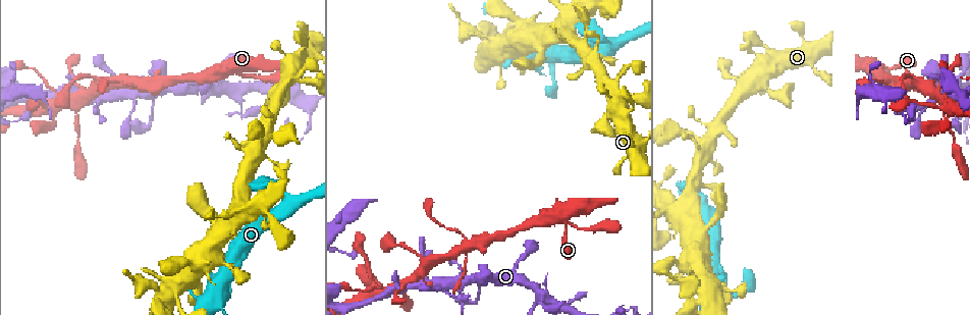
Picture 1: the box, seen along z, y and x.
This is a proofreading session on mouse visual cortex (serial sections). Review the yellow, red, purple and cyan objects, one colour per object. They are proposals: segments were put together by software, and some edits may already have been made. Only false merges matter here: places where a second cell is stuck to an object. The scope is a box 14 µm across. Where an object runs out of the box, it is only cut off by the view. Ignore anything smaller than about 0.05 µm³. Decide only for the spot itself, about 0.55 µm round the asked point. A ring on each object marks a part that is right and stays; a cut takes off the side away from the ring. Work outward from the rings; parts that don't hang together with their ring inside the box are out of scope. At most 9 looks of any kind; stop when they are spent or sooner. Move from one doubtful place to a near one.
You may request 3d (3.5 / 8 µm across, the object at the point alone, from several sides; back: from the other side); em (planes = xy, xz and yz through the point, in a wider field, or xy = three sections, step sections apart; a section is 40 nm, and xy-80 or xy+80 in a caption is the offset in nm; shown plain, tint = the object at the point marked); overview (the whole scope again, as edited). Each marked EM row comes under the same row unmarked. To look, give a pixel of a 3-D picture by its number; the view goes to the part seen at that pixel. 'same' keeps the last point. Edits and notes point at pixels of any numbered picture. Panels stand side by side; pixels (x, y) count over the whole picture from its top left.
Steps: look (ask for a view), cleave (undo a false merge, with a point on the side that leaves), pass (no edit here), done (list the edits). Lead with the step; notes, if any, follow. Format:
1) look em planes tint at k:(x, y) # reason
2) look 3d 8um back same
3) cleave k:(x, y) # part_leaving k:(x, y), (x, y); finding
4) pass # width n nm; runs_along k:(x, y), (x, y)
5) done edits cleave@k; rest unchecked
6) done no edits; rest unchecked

look 3d 3.5um at 1:(544, 300)

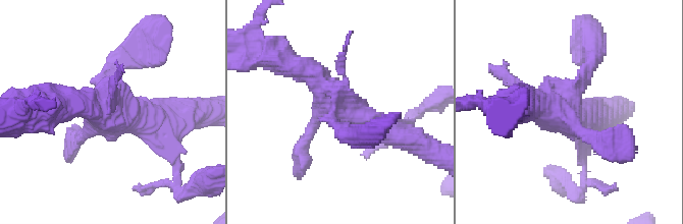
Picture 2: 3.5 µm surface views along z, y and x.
look em xy step 5 tint at 2:(568, 97) # shape alone is not enough

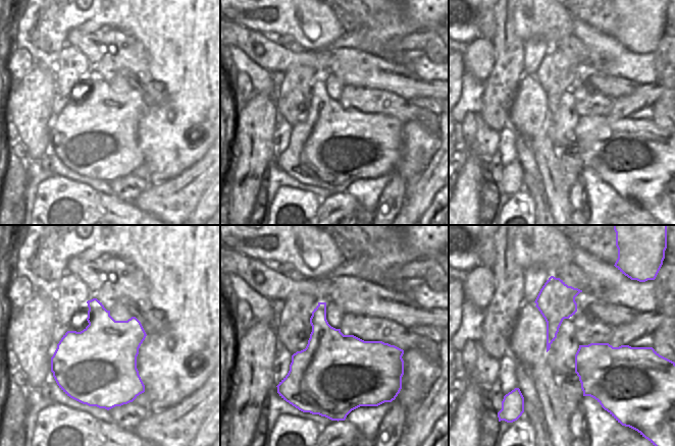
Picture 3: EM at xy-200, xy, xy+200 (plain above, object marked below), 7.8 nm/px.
pass # all the same cell

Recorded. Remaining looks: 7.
look 3d 8um at 1:(131, 94) # thin neck

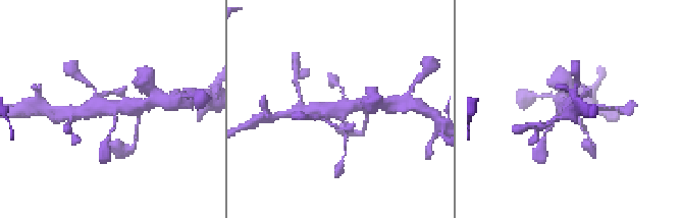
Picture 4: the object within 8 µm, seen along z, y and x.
look em xy step 1 tint at 4:(113, 108) # now the EM

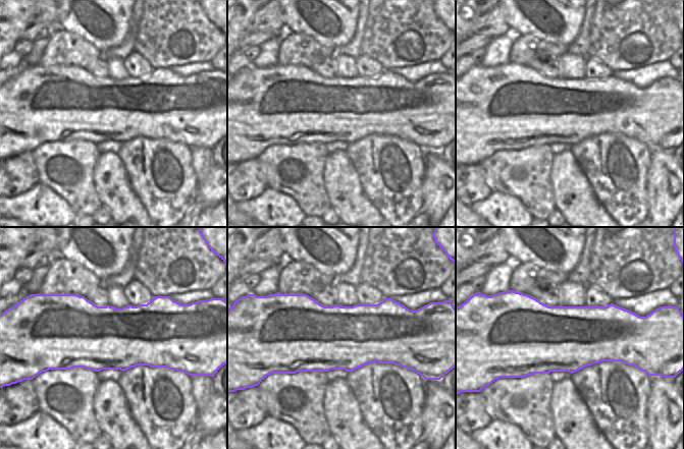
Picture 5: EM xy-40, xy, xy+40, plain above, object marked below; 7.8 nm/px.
pass # continuous, no second cell

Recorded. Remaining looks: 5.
look 3d 3.5um at 1:(465, 239) # four arms meet

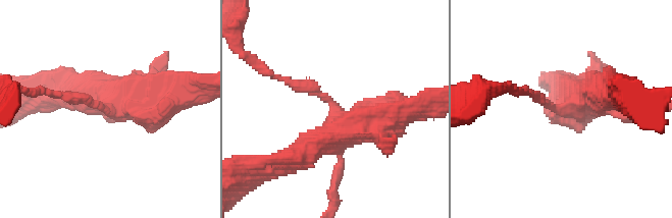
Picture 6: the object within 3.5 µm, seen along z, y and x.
look em xy step 1 tint at 6:(109, 109) # shape alone is not enough

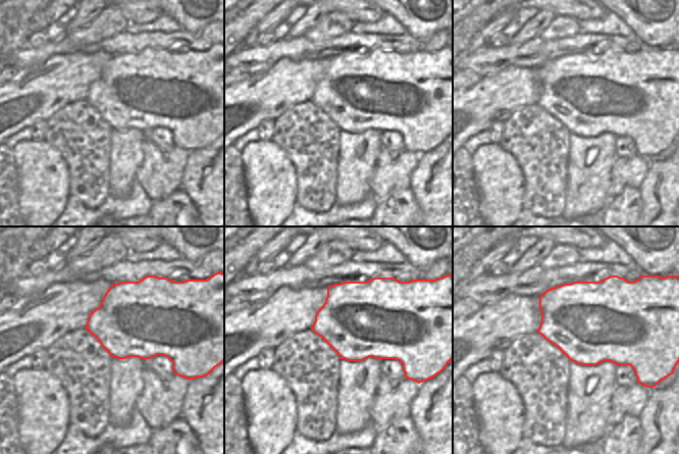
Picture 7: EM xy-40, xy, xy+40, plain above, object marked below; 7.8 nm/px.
pass # width 600 nm; runs_along 6:(414, 109), (348, 127), (289, 159); all the same cell

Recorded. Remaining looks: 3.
look 3d 3.5um at 1:(947, 108) # thick turns thin

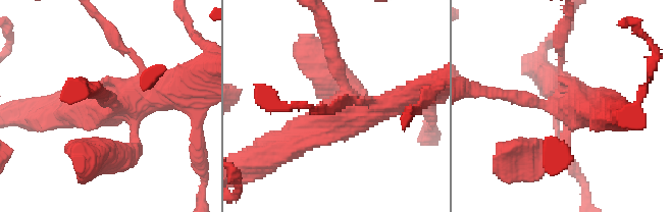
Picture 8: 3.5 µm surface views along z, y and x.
look em xy step 5 tint at 8:(554, 105)

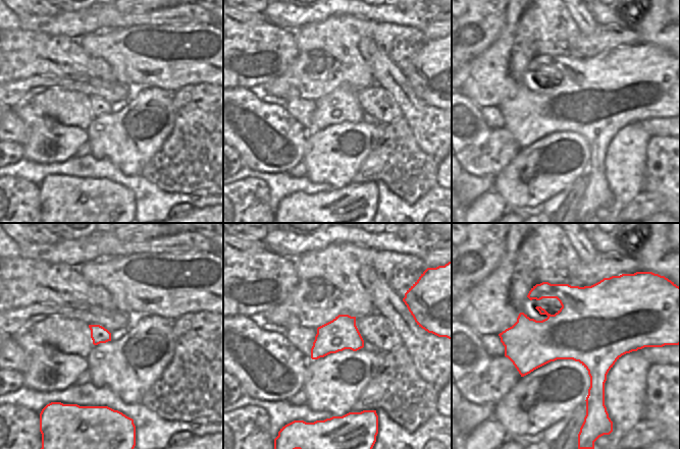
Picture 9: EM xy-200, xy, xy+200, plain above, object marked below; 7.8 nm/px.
pass # all the same cell

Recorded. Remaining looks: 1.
done no edits; rest unchecked

